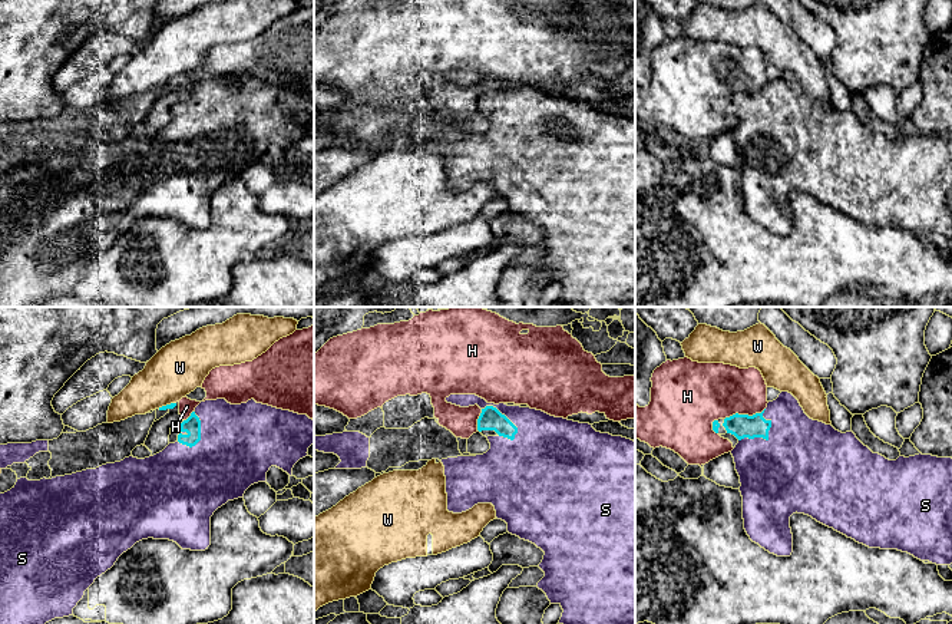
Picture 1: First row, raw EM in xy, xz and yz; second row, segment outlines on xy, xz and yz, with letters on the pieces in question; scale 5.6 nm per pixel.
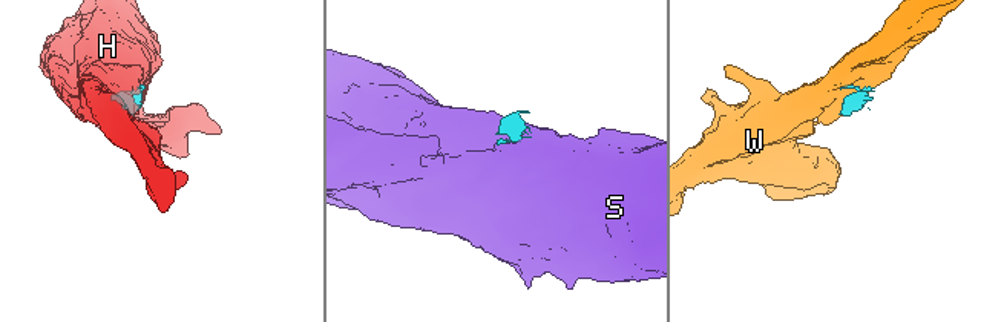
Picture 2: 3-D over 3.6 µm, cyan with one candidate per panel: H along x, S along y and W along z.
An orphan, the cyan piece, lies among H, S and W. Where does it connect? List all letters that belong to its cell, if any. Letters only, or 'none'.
S

